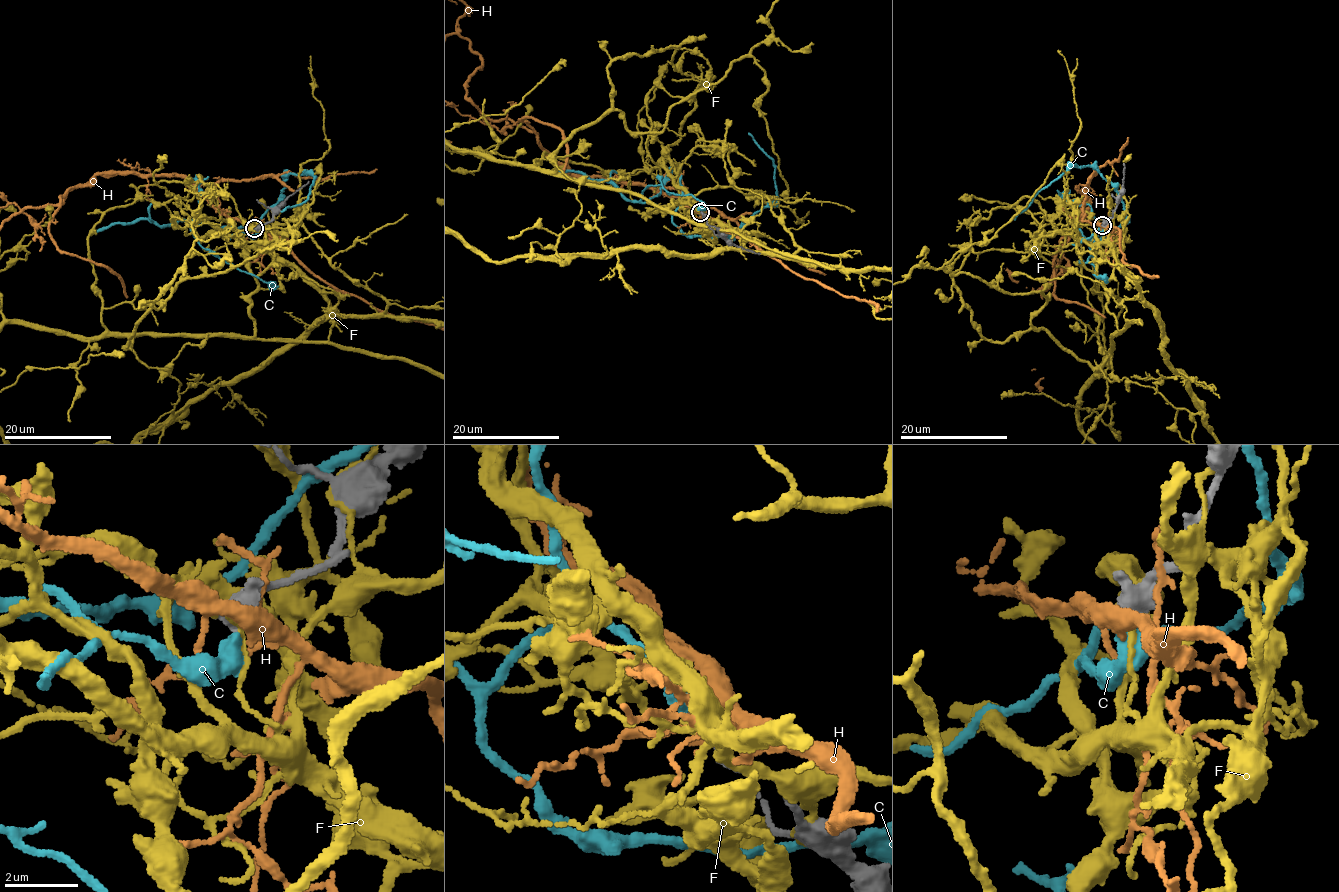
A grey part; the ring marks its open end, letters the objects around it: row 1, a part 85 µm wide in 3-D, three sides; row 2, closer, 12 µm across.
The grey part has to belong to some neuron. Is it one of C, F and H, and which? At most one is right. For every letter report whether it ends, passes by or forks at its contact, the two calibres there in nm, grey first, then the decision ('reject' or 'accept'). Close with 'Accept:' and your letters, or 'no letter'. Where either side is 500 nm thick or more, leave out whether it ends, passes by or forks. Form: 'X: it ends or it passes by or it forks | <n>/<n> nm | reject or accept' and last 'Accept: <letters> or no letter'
C: 400/600 nm | reject
F: it ends | 400/170 nm | reject
H: 700/480 nm | reject
Accept: no letter

